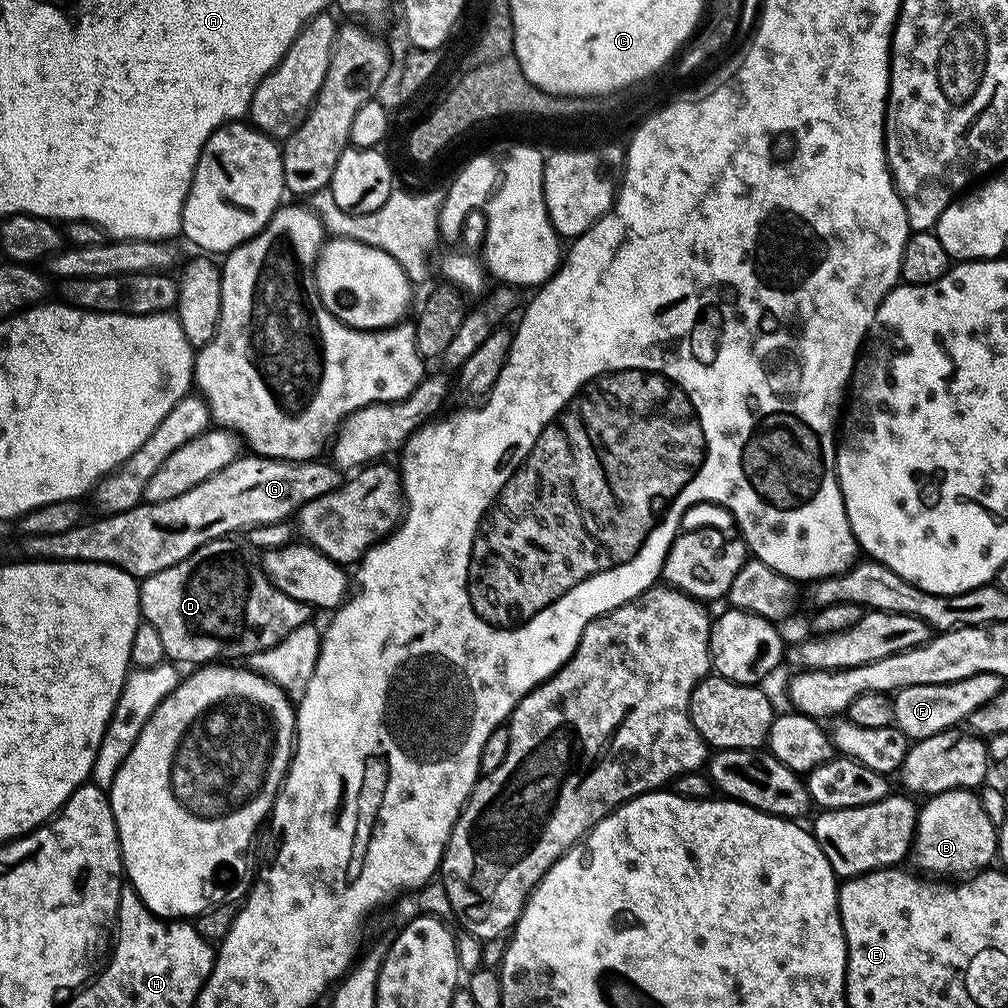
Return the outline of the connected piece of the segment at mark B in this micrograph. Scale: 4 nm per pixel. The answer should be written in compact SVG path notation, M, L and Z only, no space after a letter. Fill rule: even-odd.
M955 788L937 796L929 796L919 805L916 813L916 832L912 836L910 860L917 864L915 867L921 873L932 878L967 878L985 871L991 865L988 863L997 859L997 843L998 825L990 822L986 810L982 810L979 795L971 788Z

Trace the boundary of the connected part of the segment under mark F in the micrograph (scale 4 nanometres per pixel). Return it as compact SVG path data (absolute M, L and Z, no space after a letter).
M974 674L974 678L962 678L962 682L950 682L938 686L910 686L892 696L895 727L902 730L909 741L930 738L948 728L963 725L982 702L990 702L1002 687L1000 677L994 674Z

